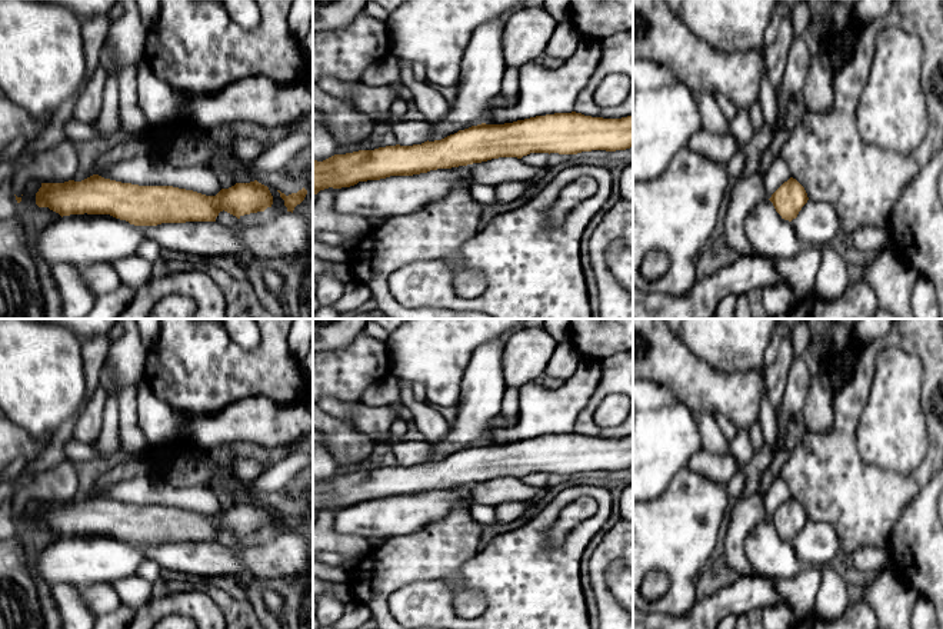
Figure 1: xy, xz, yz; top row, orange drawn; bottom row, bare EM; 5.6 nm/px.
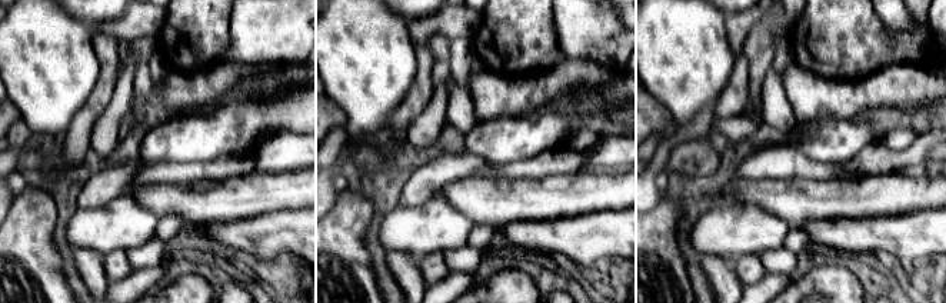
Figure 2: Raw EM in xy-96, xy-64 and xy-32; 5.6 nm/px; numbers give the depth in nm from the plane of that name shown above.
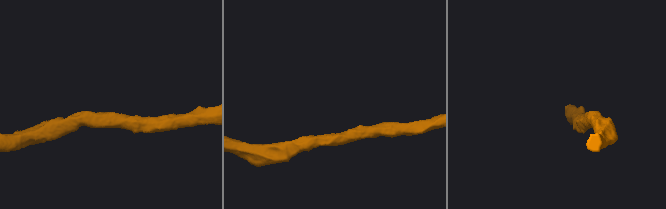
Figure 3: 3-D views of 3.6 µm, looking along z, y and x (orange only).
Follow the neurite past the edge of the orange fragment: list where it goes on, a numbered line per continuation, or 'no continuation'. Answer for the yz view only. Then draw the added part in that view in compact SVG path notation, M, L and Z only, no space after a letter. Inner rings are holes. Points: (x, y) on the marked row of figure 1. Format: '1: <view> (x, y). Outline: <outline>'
no continuation

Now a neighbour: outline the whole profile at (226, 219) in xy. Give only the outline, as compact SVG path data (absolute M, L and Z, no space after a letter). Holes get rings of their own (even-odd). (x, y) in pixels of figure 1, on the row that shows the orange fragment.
M224 210L219 213L216 222L233 230L234 233L240 232L244 227L236 216Z

